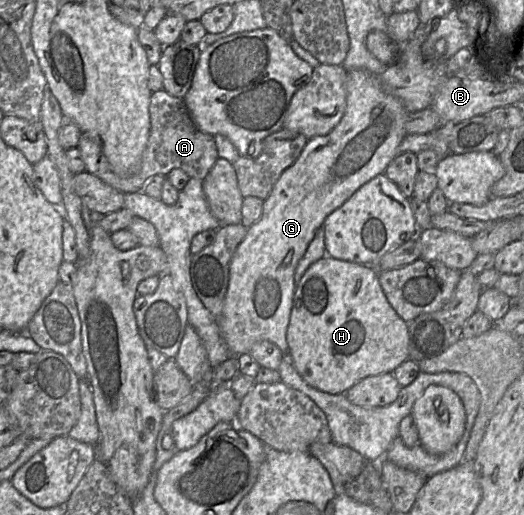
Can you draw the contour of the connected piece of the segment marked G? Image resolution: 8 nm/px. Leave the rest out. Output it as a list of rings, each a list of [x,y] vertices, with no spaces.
[[[357,69],[347,71],[346,79],[346,109],[340,122],[326,135],[316,136],[308,140],[297,160],[288,167],[275,183],[271,193],[264,200],[261,217],[247,228],[246,236],[237,246],[229,267],[229,283],[225,295],[223,308],[217,319],[221,335],[228,346],[232,356],[249,353],[251,346],[259,341],[267,340],[274,343],[284,354],[288,353],[287,329],[293,307],[293,295],[295,289],[294,273],[299,260],[304,255],[309,243],[315,236],[316,231],[324,224],[326,217],[347,201],[362,185],[379,174],[384,174],[388,164],[398,154],[398,147],[407,135],[405,122],[408,113],[402,102],[392,94],[387,93],[381,84],[380,75],[372,74],[366,70]]]

